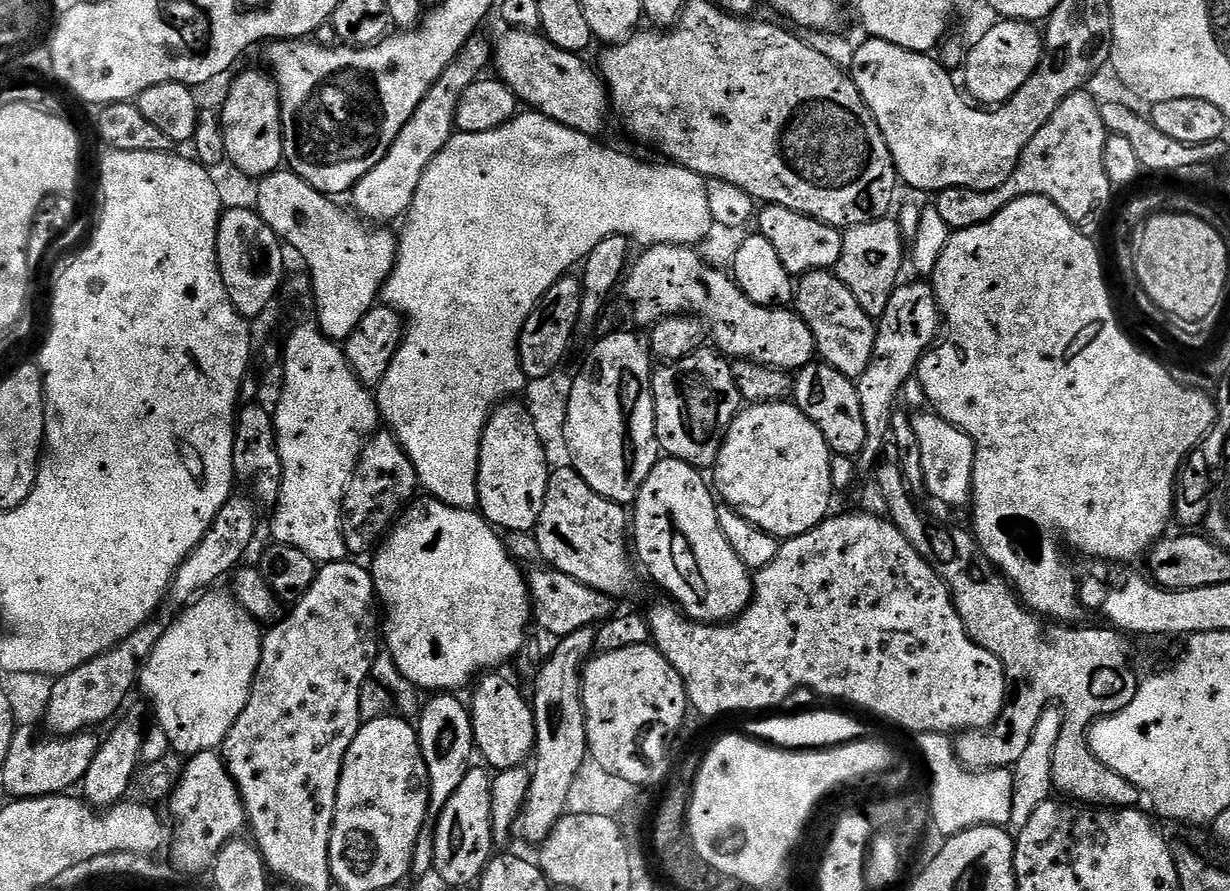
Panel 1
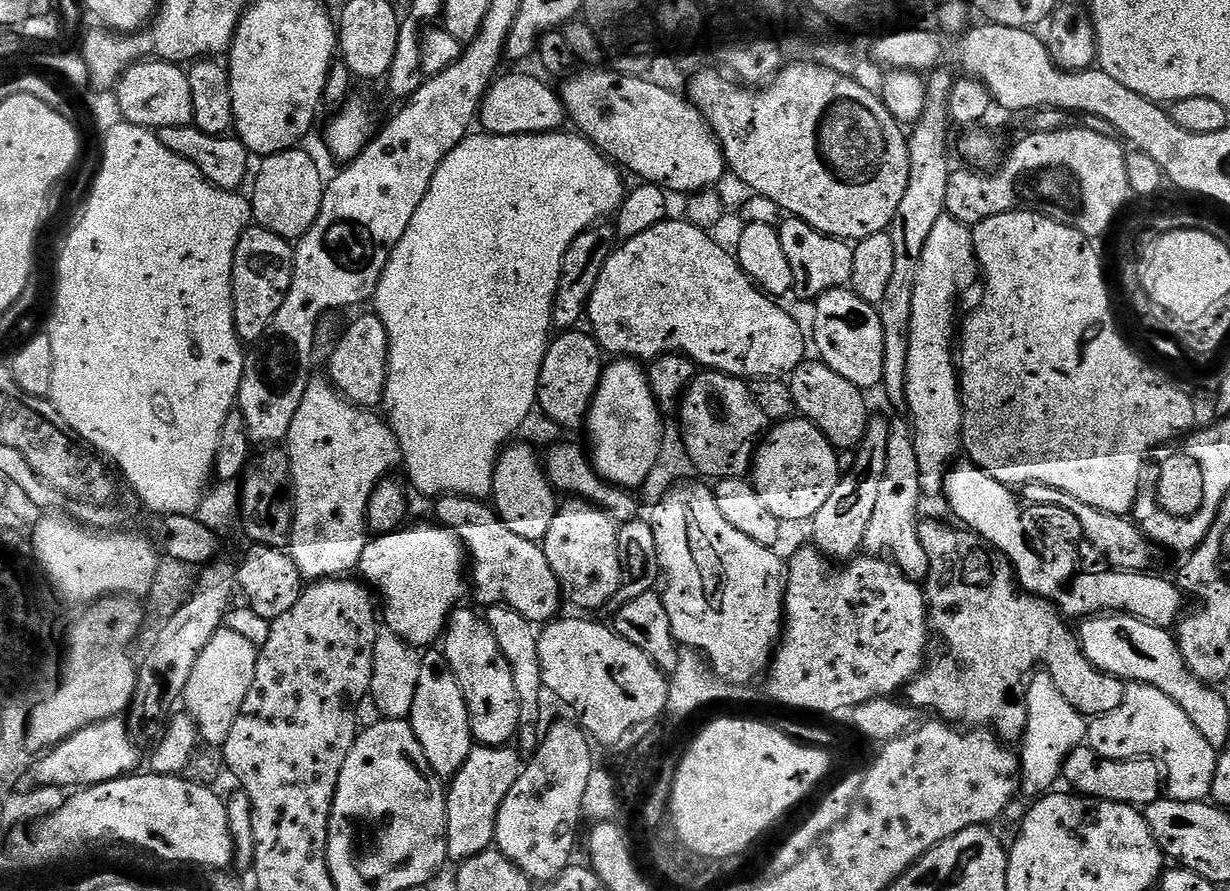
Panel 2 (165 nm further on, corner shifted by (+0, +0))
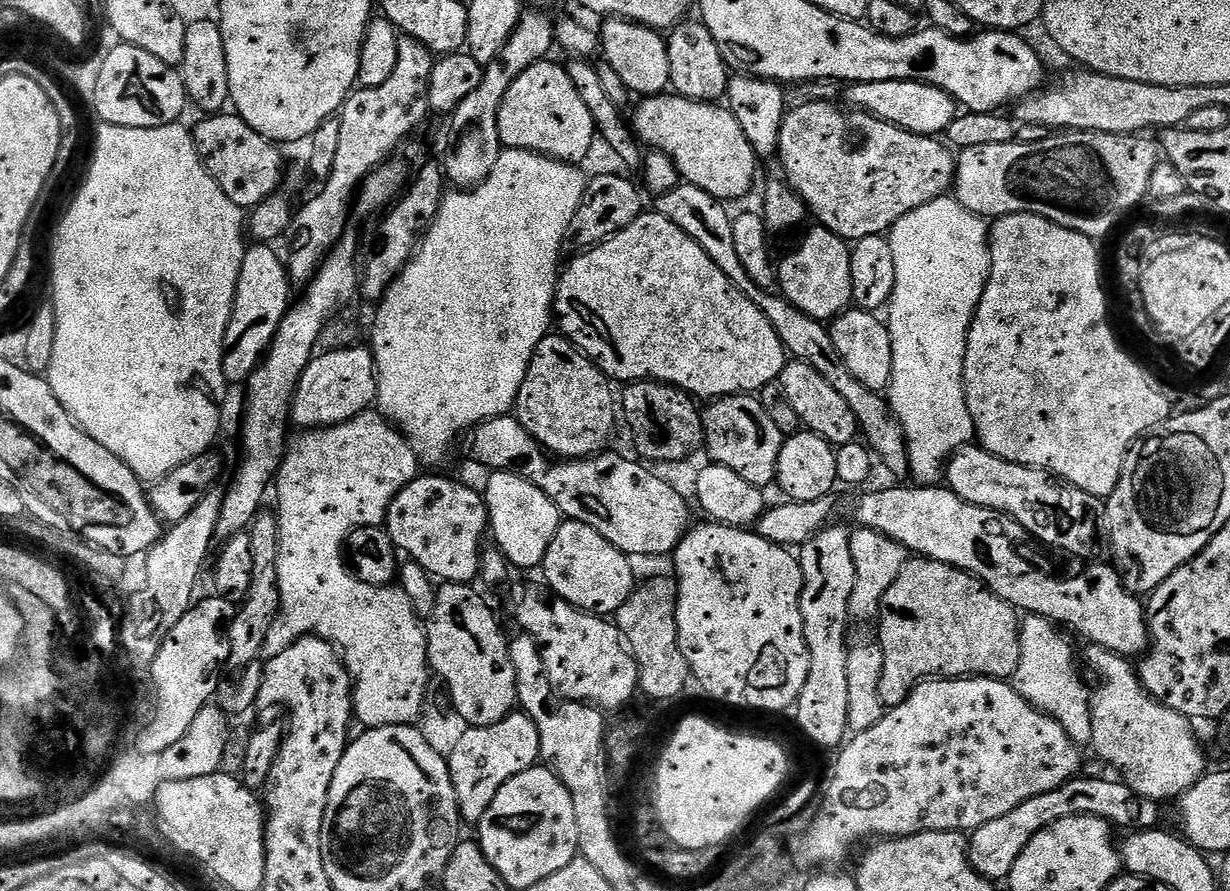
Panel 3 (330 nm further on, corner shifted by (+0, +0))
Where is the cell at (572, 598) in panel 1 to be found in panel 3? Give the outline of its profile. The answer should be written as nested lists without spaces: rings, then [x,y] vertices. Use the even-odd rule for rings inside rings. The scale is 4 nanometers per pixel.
[[[417,476],[410,486],[406,486],[390,502],[386,531],[392,543],[409,561],[417,563],[430,577],[445,584],[472,584],[480,576],[480,555],[482,543],[480,535],[489,531],[488,507],[483,495],[460,480],[448,476]]]

